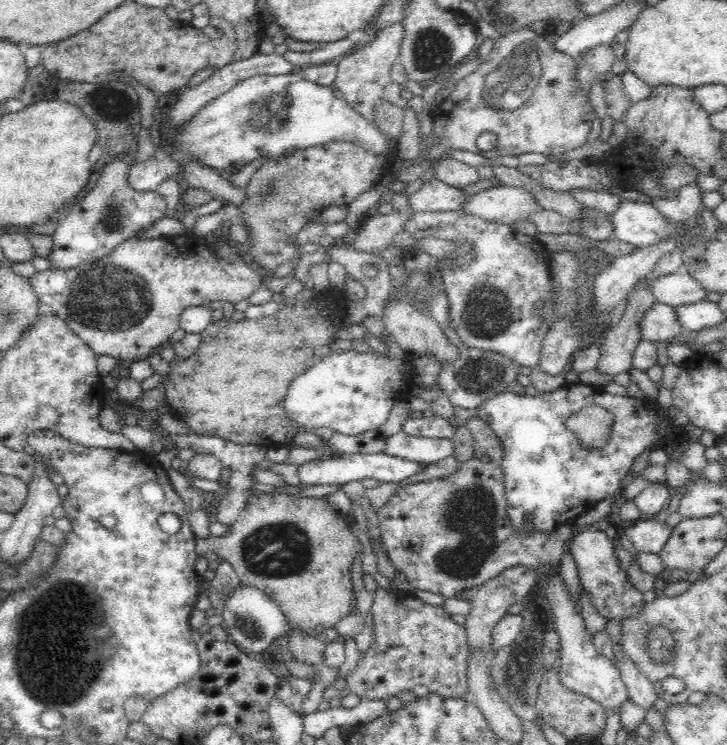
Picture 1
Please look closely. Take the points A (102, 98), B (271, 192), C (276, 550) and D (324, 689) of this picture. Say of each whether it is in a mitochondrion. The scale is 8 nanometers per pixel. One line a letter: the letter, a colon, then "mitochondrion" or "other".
A: mitochondrion
B: mitochondrion
C: mitochondrion
D: other

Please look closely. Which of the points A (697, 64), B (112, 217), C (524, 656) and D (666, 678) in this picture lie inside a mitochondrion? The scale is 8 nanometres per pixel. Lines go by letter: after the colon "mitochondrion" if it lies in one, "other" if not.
A: other
B: mitochondrion
C: mitochondrion
D: other

